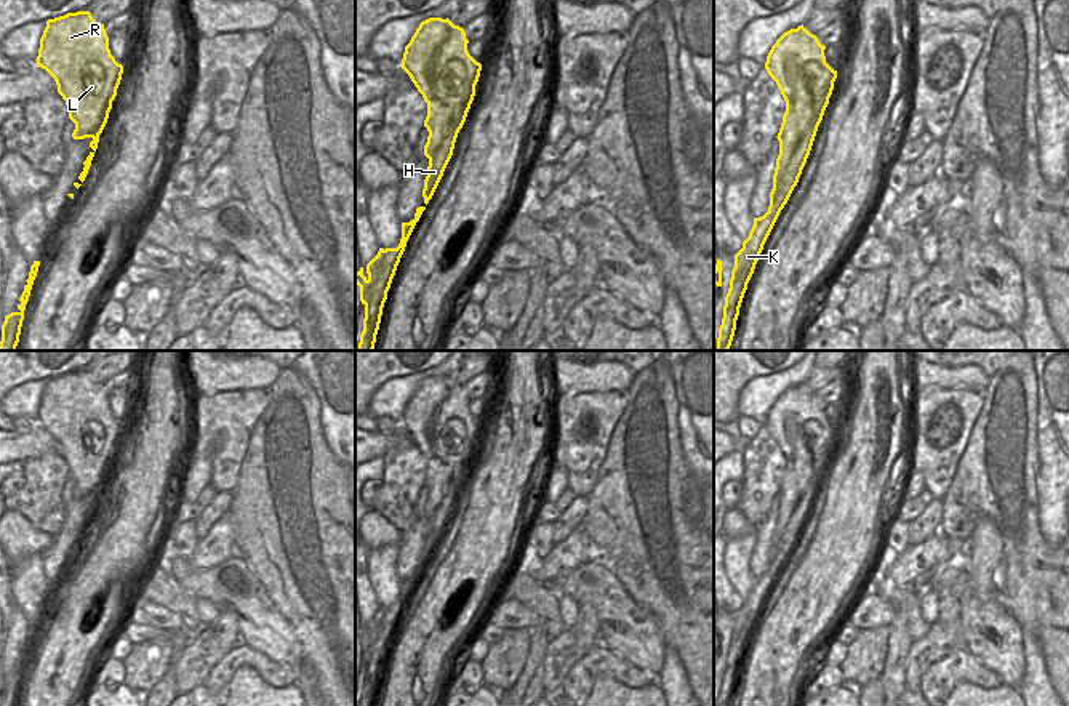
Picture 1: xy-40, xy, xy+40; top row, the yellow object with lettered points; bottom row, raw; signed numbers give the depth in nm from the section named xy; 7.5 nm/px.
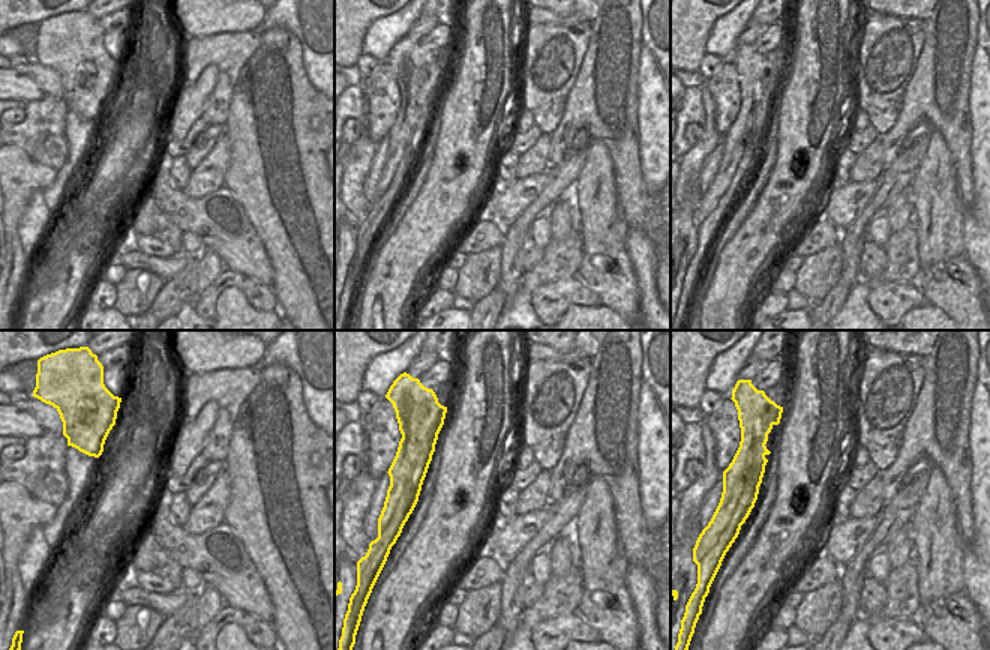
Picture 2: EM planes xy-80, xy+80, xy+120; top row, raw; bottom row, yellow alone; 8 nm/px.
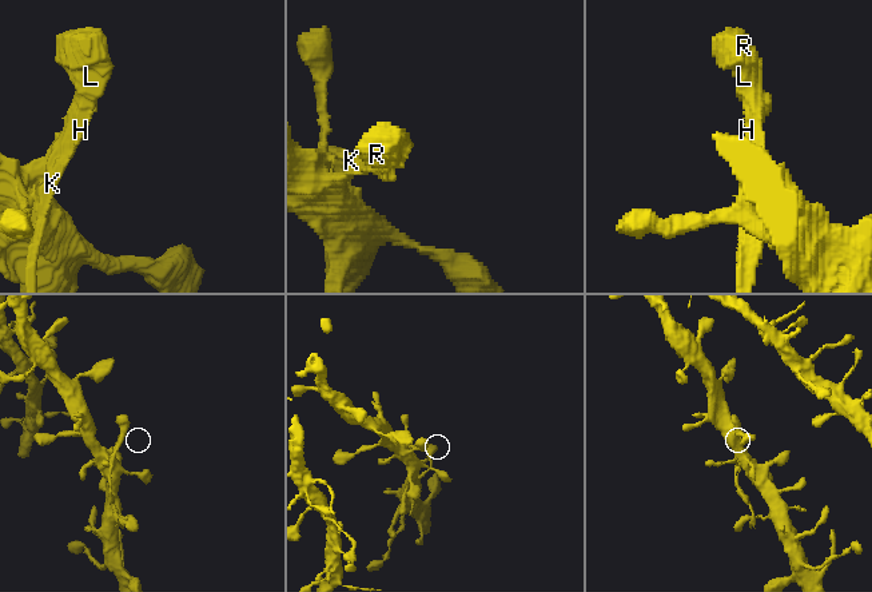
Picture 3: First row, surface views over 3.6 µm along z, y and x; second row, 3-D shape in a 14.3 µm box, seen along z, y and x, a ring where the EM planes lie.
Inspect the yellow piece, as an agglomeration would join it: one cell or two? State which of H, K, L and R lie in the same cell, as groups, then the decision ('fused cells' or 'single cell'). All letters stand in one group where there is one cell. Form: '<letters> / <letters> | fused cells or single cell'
H K / L R | fused cells

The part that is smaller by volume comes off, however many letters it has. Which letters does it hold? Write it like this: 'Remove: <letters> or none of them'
Remove: H, K

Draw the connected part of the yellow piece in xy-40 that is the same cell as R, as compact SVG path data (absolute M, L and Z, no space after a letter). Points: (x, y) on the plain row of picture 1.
M90 370L48 378L35 419L54 437L58 451L66 459L69 477L75 482L72 496L99 496L123 432L123 424L110 413L104 383L96 381Z

